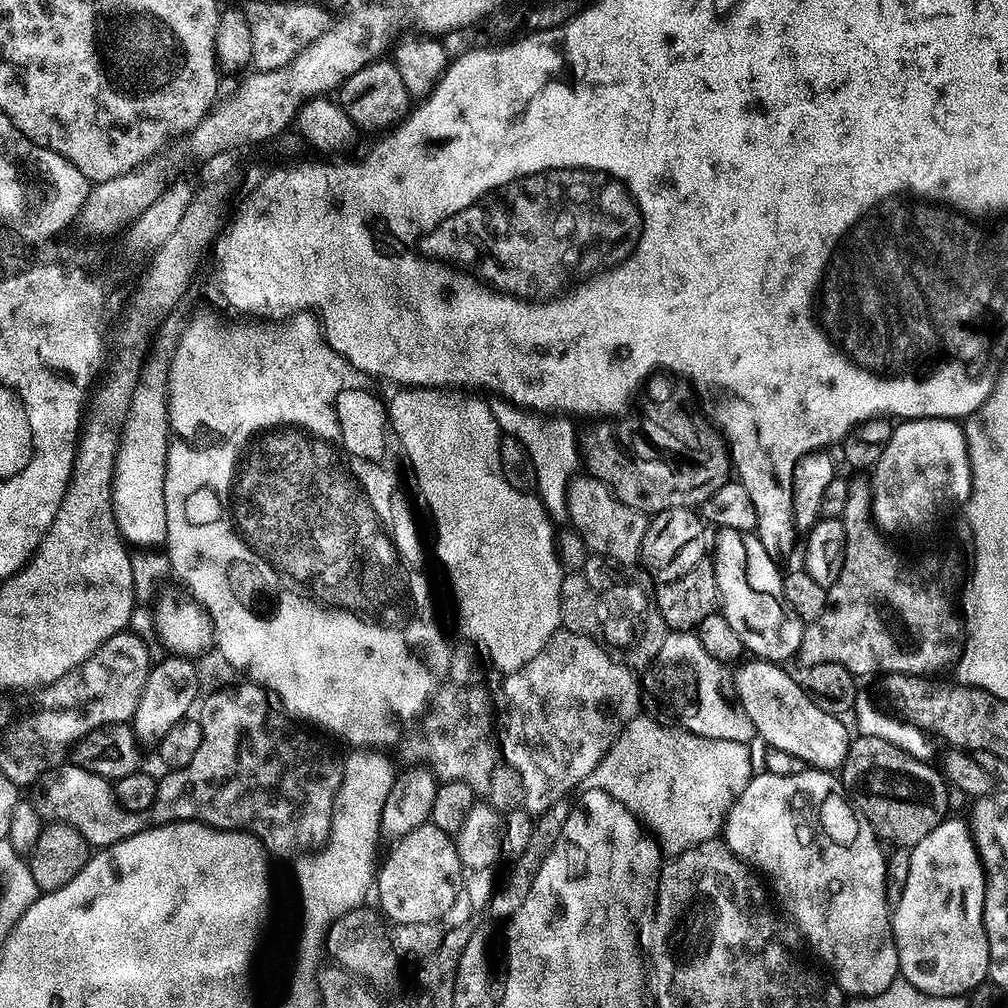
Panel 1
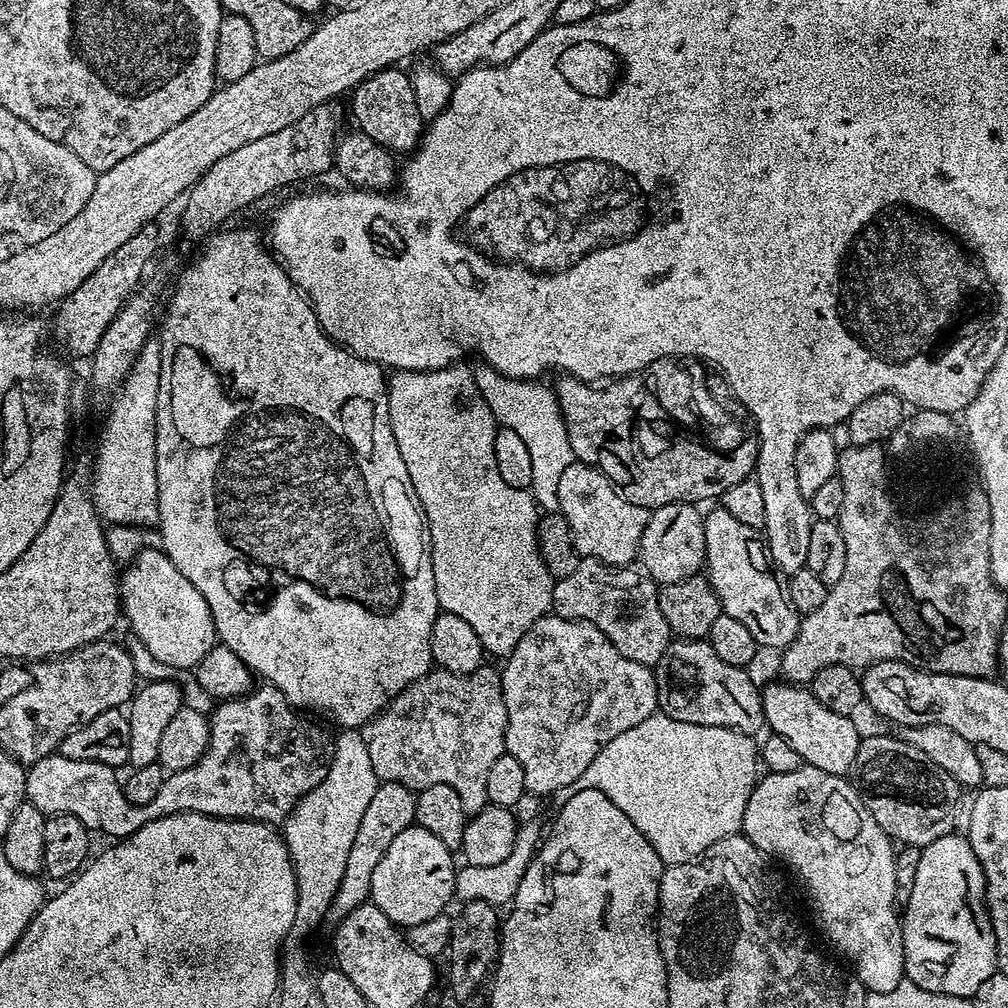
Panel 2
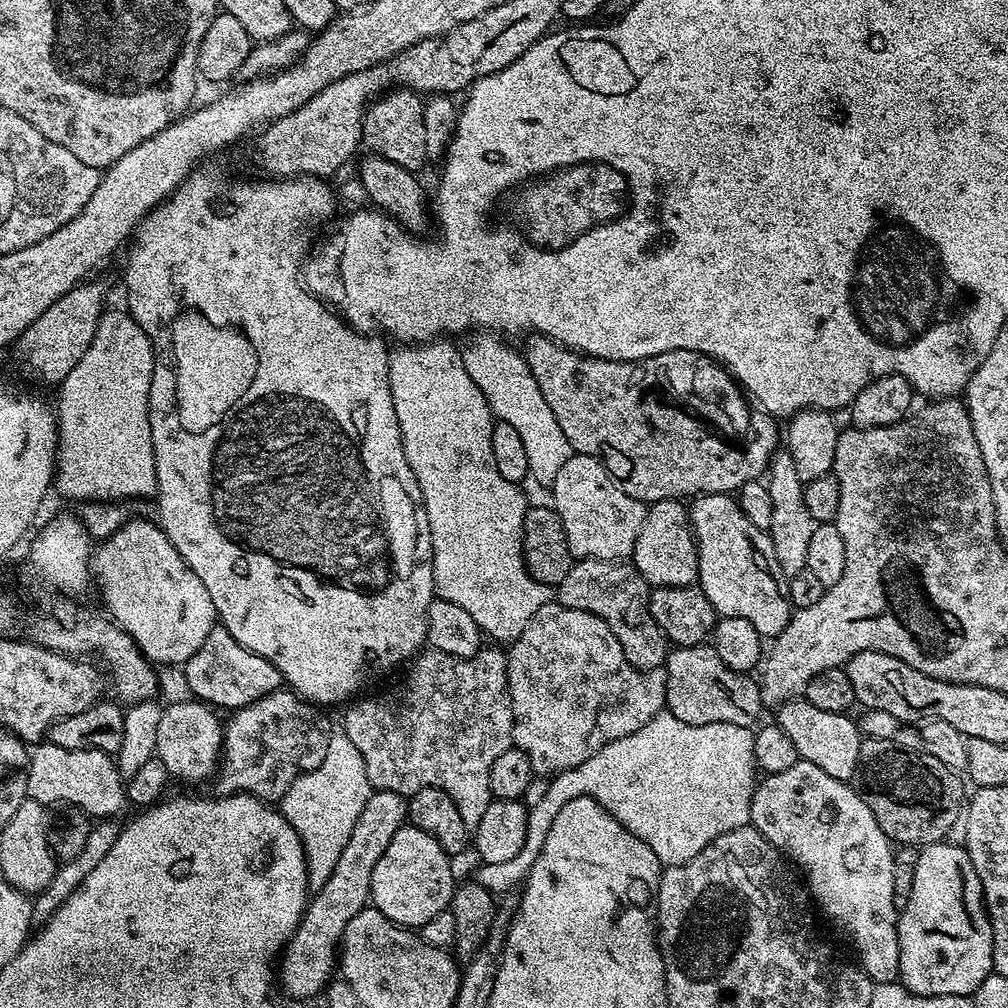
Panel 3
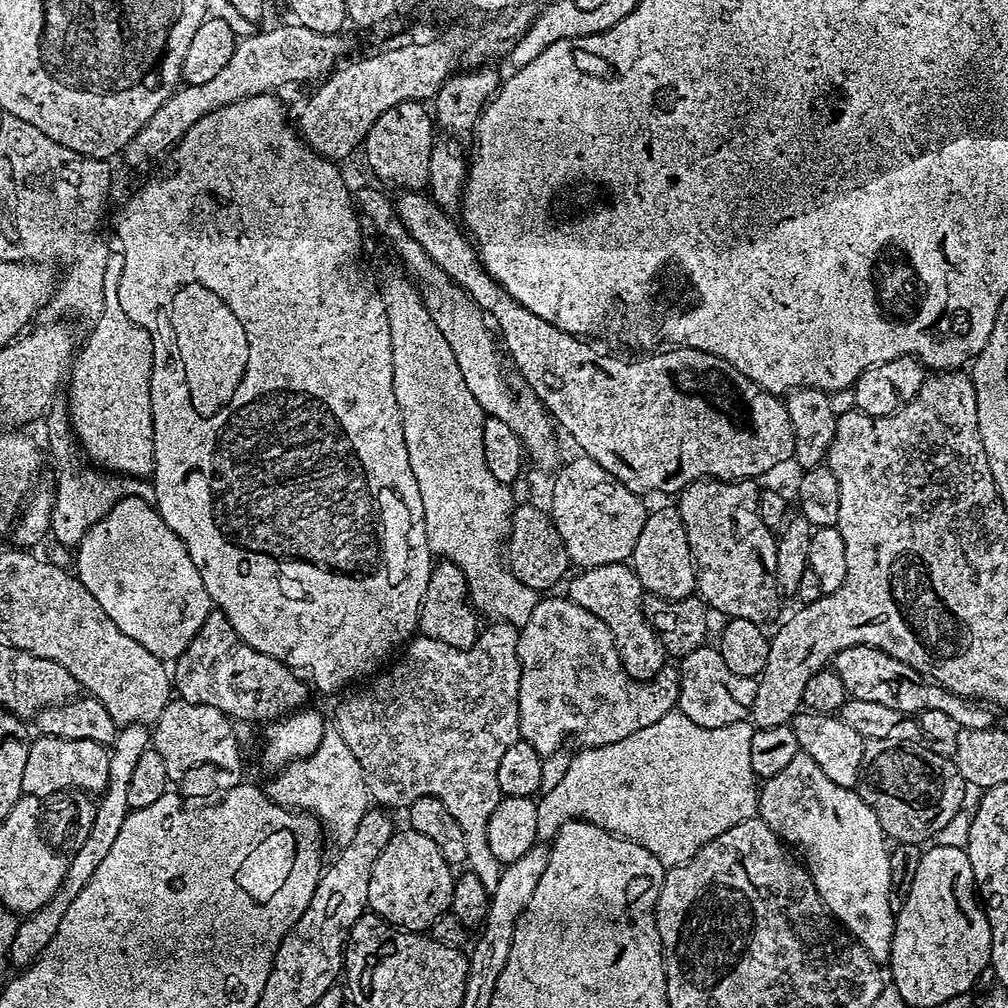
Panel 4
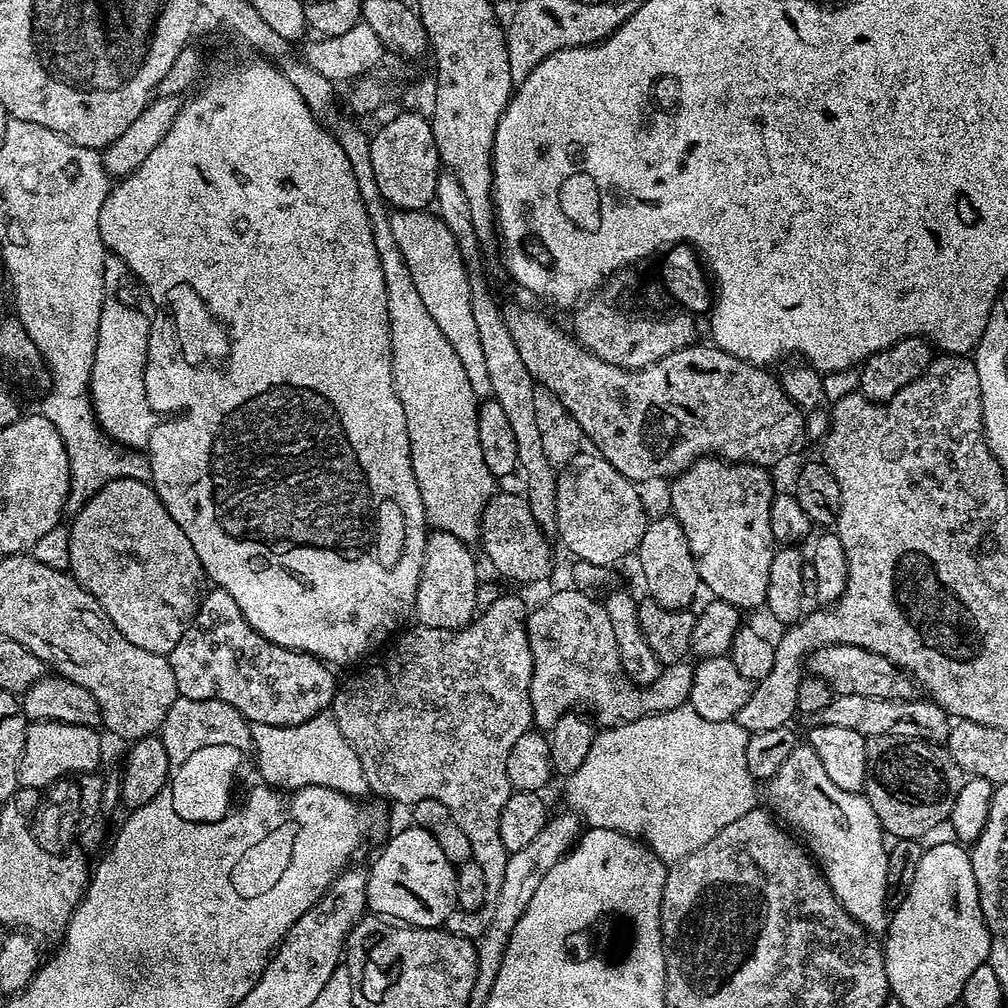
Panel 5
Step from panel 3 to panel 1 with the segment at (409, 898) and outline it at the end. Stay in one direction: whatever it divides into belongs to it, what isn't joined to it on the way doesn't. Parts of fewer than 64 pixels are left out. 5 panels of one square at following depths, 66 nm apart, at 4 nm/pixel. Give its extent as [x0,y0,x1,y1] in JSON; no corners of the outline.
[374,822,462,924]

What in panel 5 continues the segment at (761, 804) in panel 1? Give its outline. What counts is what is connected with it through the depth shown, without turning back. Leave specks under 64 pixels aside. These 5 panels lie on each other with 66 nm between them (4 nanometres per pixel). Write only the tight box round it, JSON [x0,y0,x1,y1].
[770,742,890,933]

